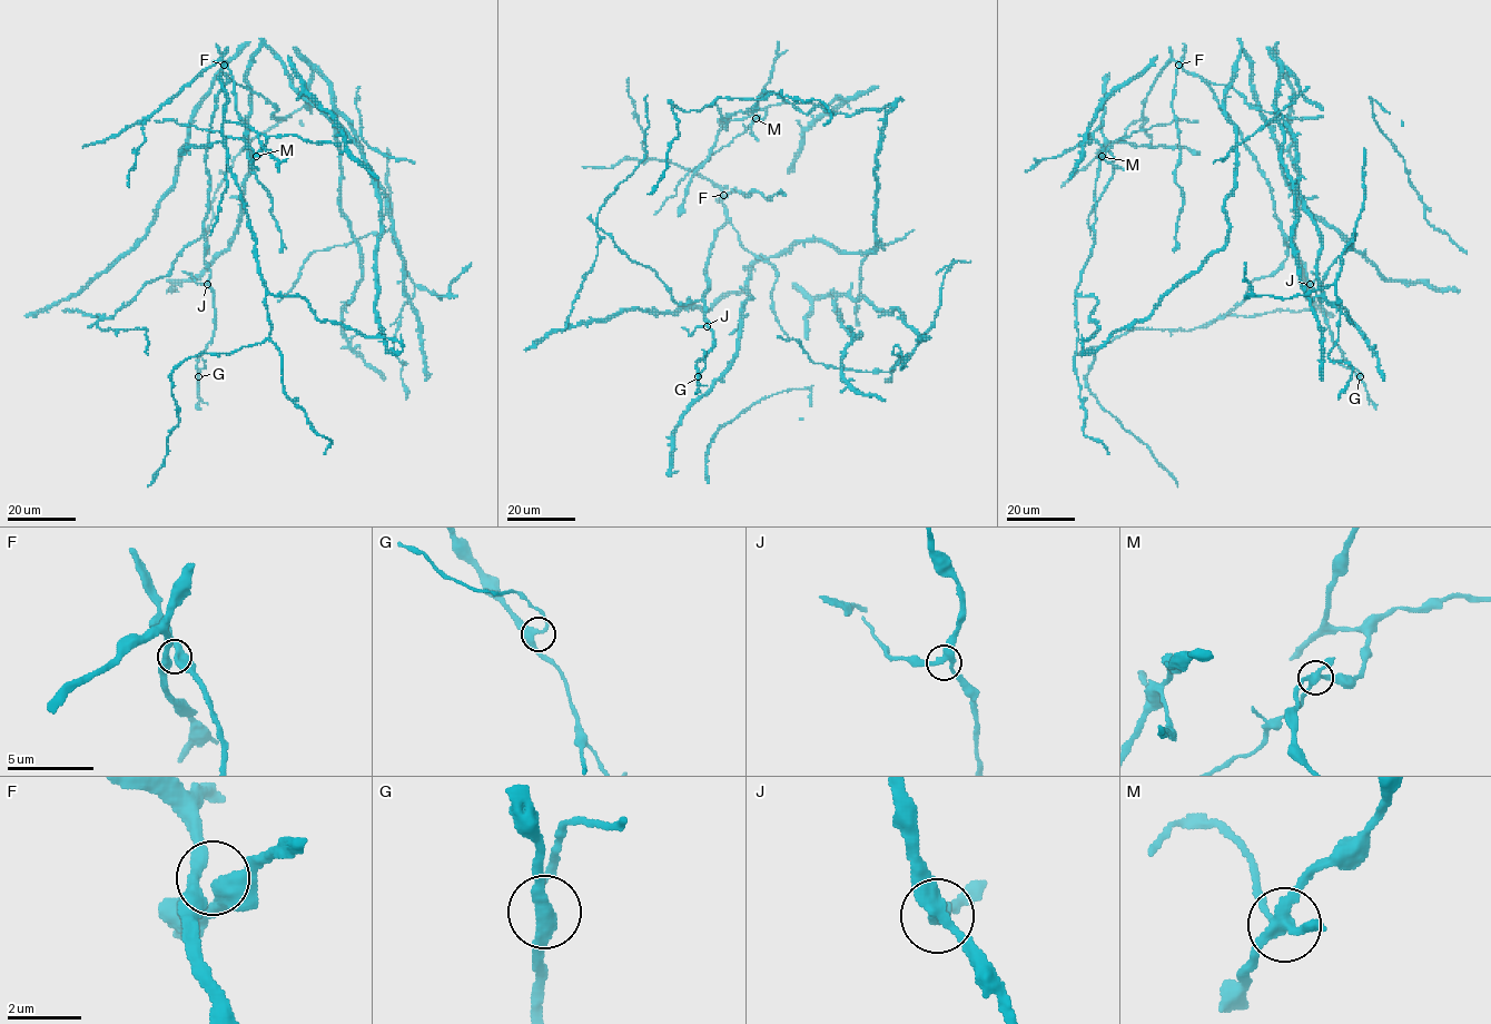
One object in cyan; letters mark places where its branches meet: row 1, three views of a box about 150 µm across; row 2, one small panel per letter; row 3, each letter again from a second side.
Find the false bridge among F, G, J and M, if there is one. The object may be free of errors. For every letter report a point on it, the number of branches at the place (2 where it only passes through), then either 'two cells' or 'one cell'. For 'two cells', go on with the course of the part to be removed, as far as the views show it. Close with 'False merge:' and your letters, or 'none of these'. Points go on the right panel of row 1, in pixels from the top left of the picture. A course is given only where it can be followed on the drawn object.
F: (1178, 65) | 4 | one cell
G: (1360, 376) | 3 | one cell
J: (1310, 284) | 3 | one cell
M: (1102, 156) | 4 | two cells | (1102, 156), (1116, 139), (1129, 136), (1135, 130), (1177, 120), (1198, 121)
False merge: M

